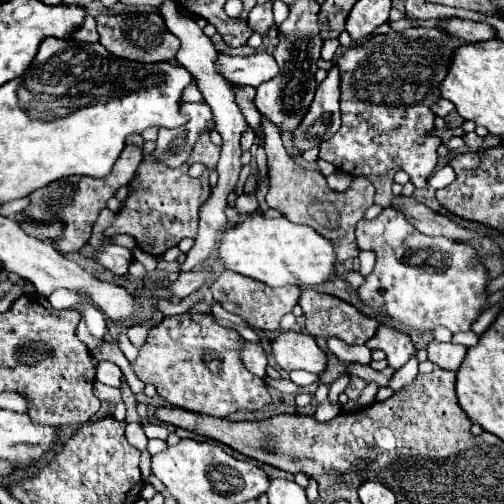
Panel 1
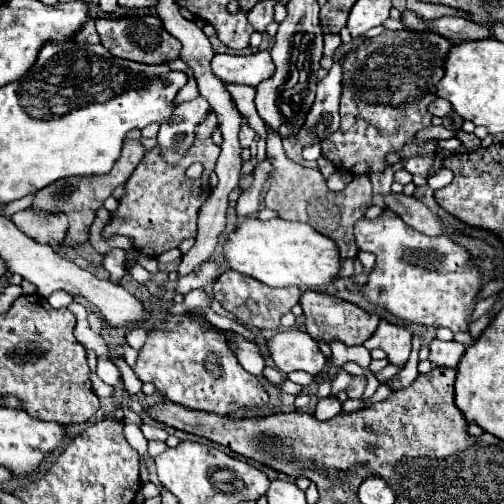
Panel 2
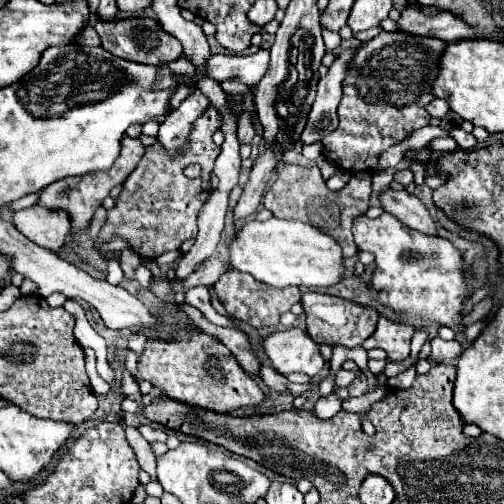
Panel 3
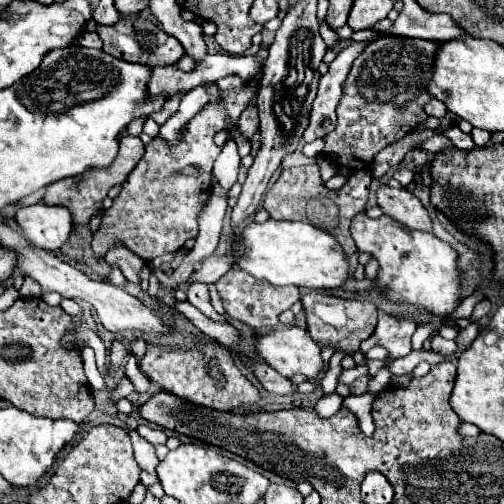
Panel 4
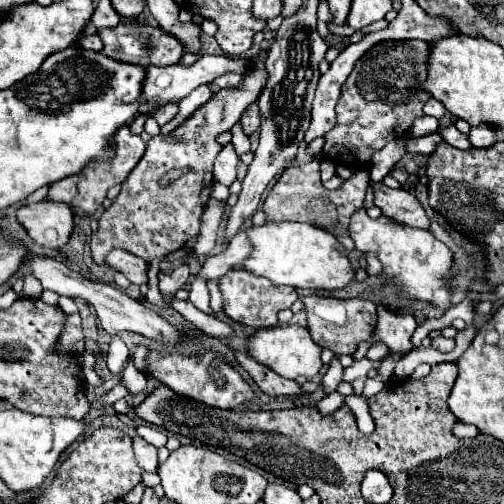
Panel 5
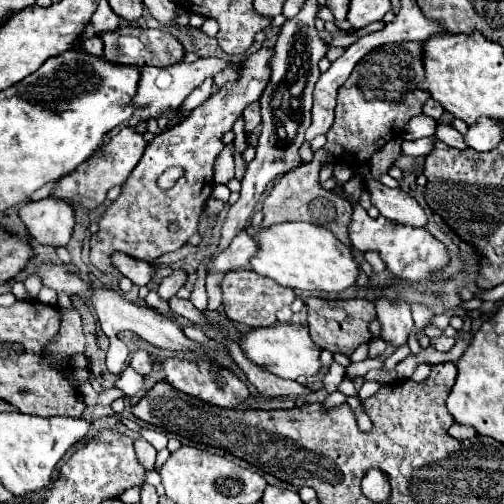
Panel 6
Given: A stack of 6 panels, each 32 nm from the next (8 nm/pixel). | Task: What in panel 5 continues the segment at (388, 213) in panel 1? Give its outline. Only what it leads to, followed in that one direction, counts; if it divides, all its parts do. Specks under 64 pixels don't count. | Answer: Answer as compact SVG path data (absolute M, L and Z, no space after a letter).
M360 208L350 222L350 238L354 240L356 250L360 252L376 252L382 266L384 266L384 274L392 280L392 284L406 292L412 300L424 300L424 302L432 302L434 306L446 310L450 306L450 290L448 290L448 280L450 280L450 264L452 264L452 252L448 250L446 244L442 244L440 240L436 240L428 230L418 230L418 228L408 228L402 226L398 222L392 222L386 216L380 216L376 220L372 220L364 208Z

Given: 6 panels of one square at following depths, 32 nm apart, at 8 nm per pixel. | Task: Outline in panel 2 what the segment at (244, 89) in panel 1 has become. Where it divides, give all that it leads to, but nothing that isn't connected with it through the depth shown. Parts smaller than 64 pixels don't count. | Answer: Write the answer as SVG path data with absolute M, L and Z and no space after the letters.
M227 83L226 88L231 94L239 112L247 117L249 126L258 135L257 161L258 163L266 158L266 129L260 118L254 103L256 90L251 86Z

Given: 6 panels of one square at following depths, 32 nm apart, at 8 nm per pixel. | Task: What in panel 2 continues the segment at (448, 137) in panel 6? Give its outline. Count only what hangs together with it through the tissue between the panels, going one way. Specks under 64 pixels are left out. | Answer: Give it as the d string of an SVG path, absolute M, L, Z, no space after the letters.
M456 130L456 134L454 134L458 140L460 140L460 144L464 146L464 148L468 148L468 150L476 150L478 146L480 146L480 140L474 136L474 134L468 134L468 132L464 132L464 130Z

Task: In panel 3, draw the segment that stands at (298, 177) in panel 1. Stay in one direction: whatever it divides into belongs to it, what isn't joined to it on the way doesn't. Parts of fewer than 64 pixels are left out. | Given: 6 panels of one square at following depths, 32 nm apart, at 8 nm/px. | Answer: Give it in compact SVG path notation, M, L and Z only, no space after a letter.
M280 158L276 182L270 186L270 190L264 196L264 208L268 208L276 218L300 220L300 222L308 222L308 224L320 228L322 232L330 234L342 246L342 252L348 258L358 252L350 228L352 228L352 220L356 216L362 216L368 210L370 180L372 180L370 172L356 172L356 174L352 174L350 182L342 190L332 192L332 190L328 190L318 166L312 166L312 168L288 166Z

